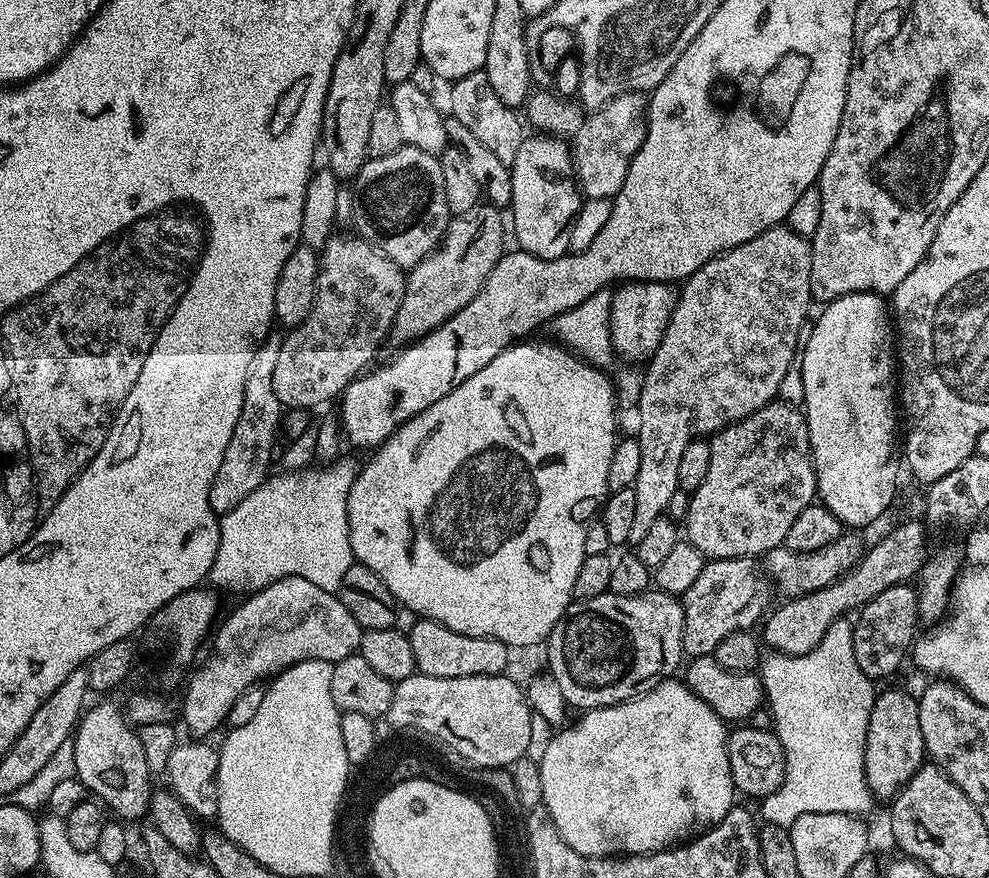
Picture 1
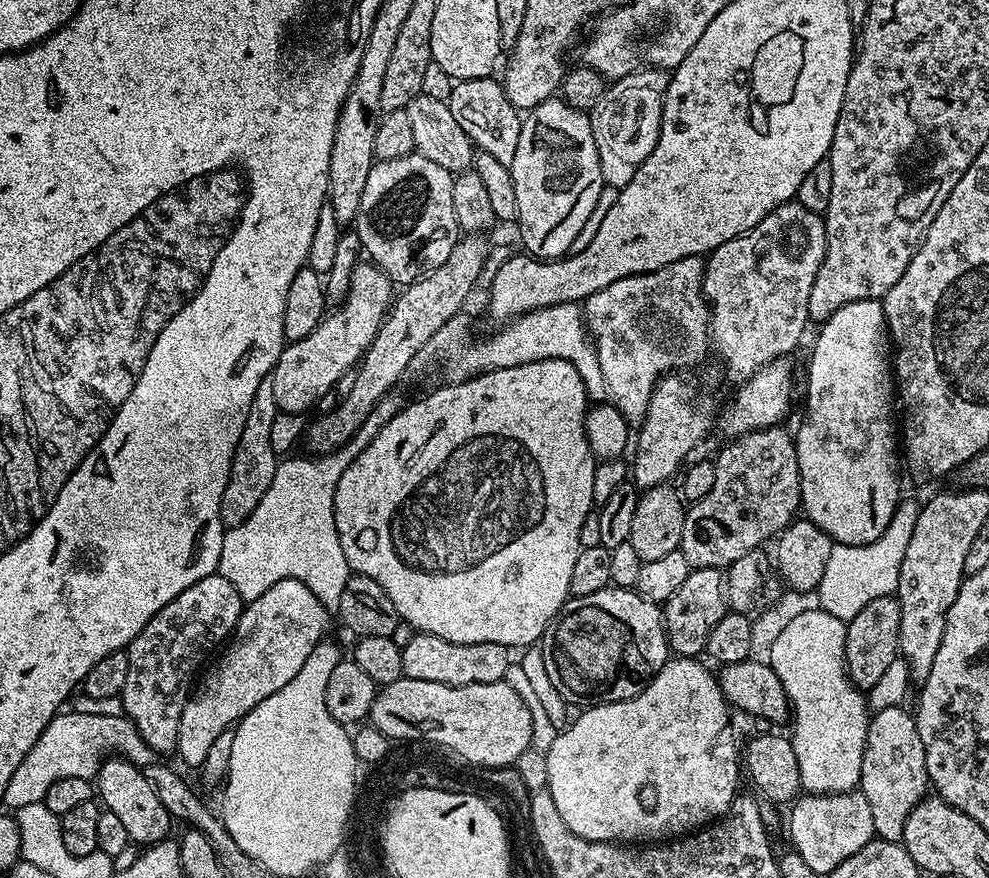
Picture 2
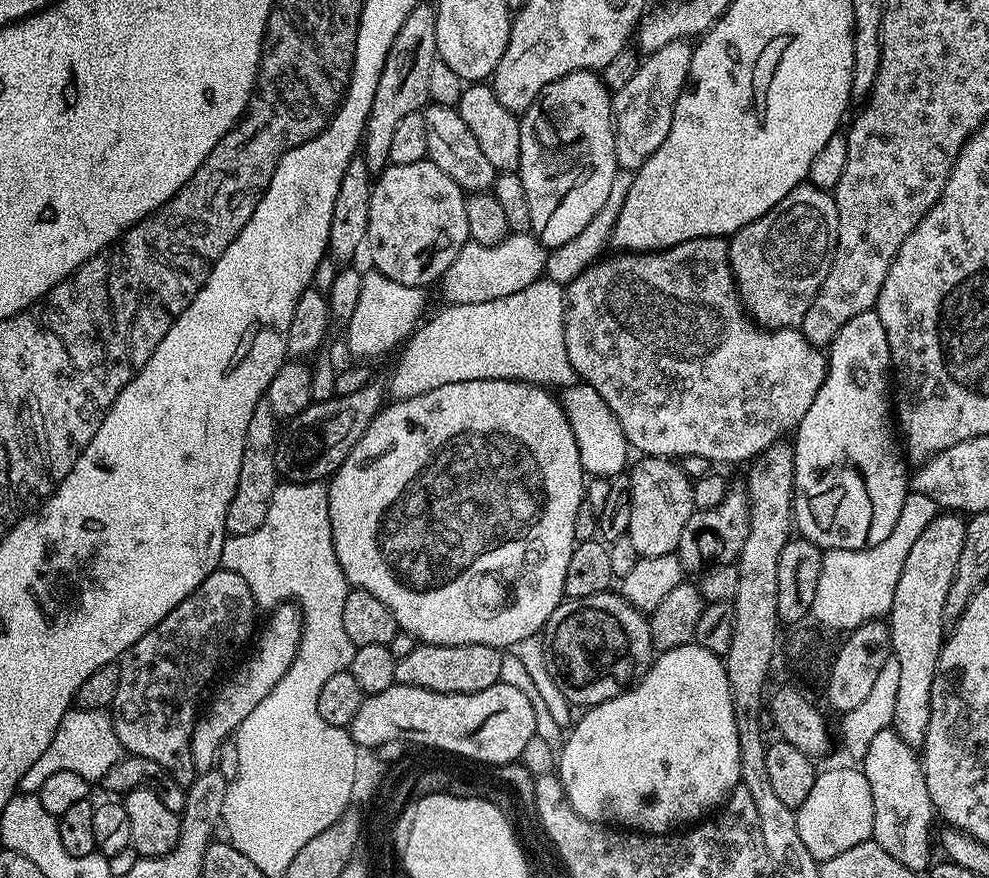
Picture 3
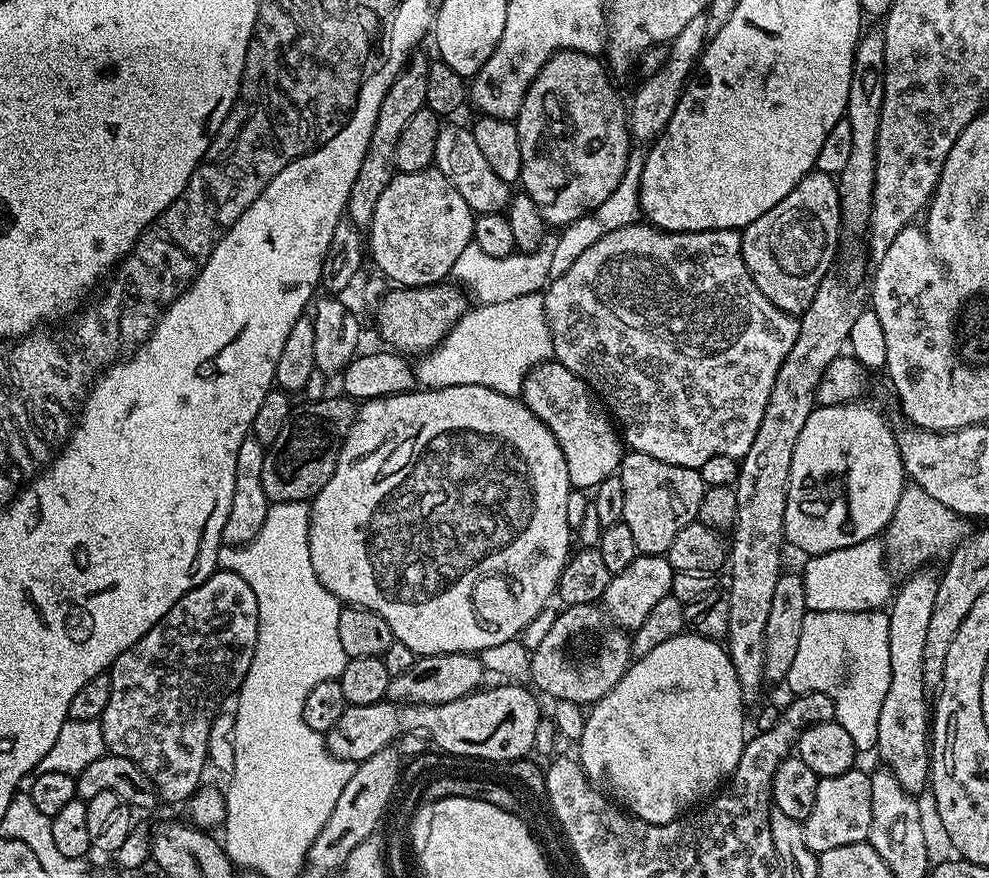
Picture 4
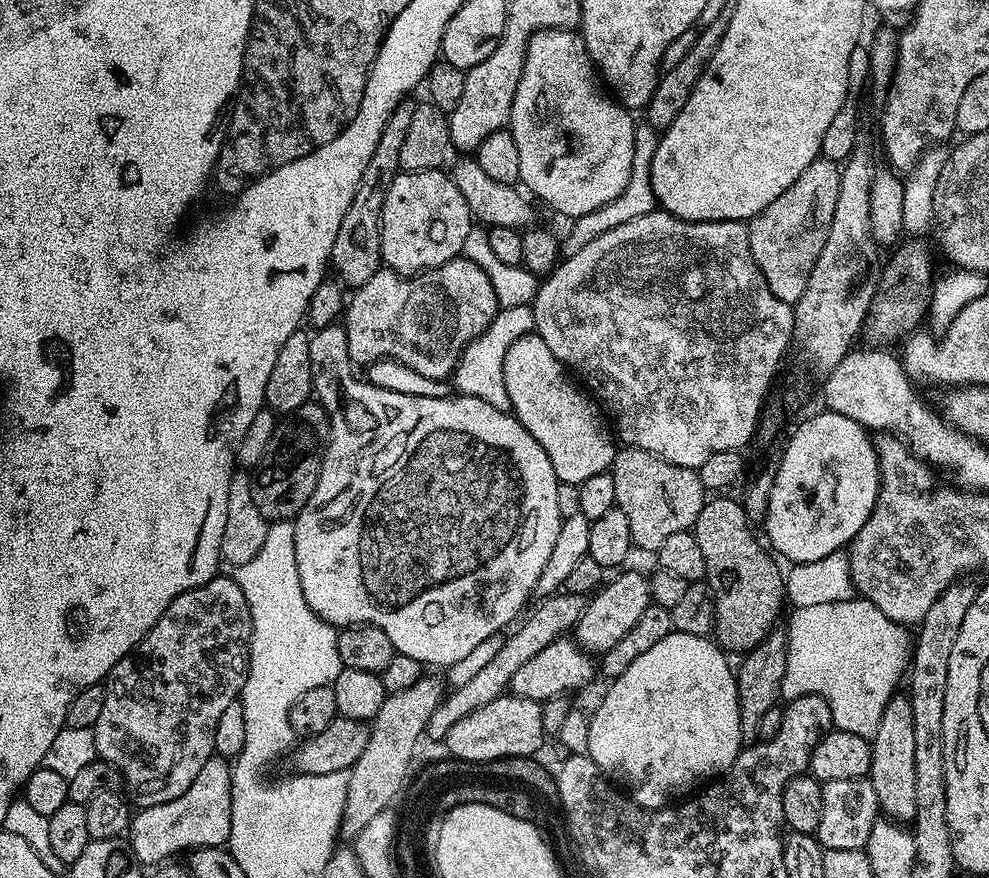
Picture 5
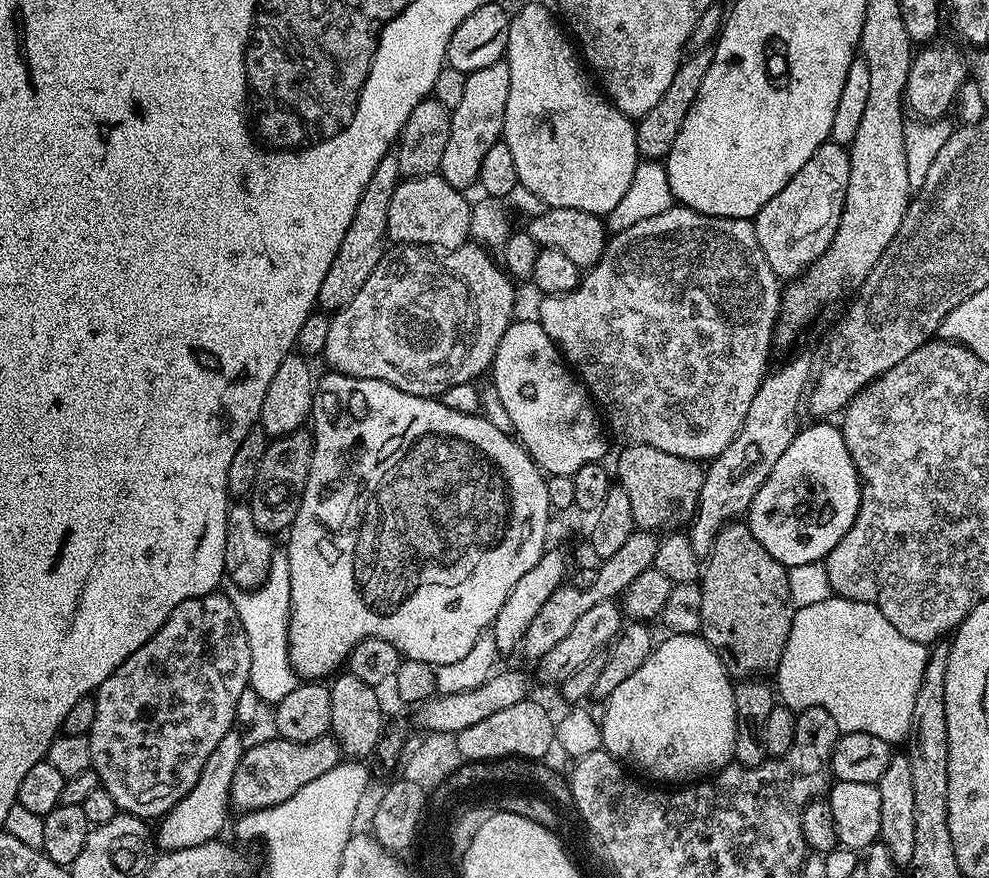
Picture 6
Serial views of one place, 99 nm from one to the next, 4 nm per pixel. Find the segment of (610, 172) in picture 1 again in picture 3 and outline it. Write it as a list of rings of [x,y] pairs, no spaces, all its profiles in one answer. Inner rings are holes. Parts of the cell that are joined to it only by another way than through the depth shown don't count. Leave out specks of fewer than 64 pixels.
[[[686,40],[668,42],[649,53],[640,63],[634,77],[619,85],[612,97],[612,119],[615,130],[616,163],[623,171],[635,172],[654,150],[662,146],[670,132],[674,106],[688,81],[693,45]]]

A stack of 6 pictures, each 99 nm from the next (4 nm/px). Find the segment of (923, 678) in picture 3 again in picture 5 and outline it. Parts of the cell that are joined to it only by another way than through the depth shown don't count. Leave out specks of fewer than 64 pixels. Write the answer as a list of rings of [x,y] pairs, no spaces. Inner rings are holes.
[[[897,694],[890,698],[882,712],[882,722],[872,737],[872,765],[868,776],[878,794],[880,812],[887,819],[912,822],[916,819],[918,797],[914,778],[914,710],[910,710],[907,695]]]

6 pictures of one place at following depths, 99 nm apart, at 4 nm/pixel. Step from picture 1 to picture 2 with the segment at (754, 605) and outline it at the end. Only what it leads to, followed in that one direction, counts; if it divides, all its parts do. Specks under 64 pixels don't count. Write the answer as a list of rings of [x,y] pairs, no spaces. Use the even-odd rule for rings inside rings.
[[[694,568],[689,571],[686,582],[682,582],[682,586],[678,586],[678,590],[674,590],[674,594],[670,594],[670,598],[663,601],[668,647],[677,657],[696,658],[704,652],[710,630],[718,626],[726,611],[724,581],[725,577],[719,568]]]

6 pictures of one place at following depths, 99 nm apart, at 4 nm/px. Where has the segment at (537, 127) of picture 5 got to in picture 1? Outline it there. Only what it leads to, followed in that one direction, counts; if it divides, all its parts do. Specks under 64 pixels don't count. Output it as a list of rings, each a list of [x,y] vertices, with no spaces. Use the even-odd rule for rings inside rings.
[[[532,134],[522,142],[512,170],[512,202],[510,228],[516,231],[521,249],[538,258],[557,260],[569,251],[572,222],[580,213],[582,203],[574,179],[573,149],[567,139],[547,134]]]

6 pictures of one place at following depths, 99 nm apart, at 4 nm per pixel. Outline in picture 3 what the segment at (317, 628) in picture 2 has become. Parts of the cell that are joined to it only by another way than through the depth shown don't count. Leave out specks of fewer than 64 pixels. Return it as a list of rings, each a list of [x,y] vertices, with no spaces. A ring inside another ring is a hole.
[[[291,603],[279,604],[267,613],[268,621],[259,629],[255,637],[256,649],[244,660],[244,665],[221,686],[216,697],[197,715],[196,725],[190,738],[190,758],[194,761],[196,773],[210,771],[217,767],[220,747],[224,739],[231,737],[237,728],[246,722],[246,718],[270,694],[270,690],[281,680],[288,667],[296,661],[296,651],[300,645],[300,635],[304,629],[302,613],[299,607]]]

